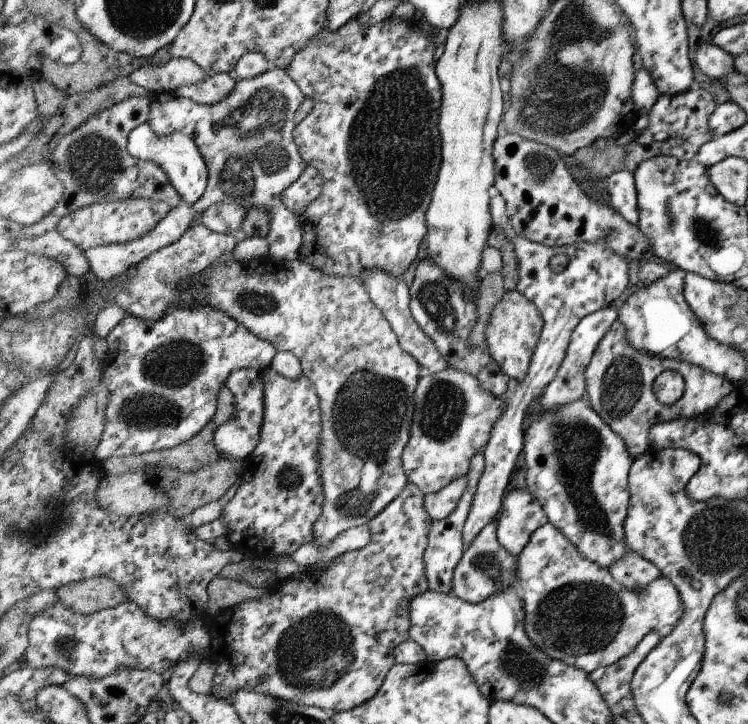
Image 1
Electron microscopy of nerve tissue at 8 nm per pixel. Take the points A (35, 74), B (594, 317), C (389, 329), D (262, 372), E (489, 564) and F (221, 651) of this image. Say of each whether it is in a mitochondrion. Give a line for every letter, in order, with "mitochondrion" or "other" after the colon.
A: other
B: other
C: other
D: other
E: mitochondrion
F: other

